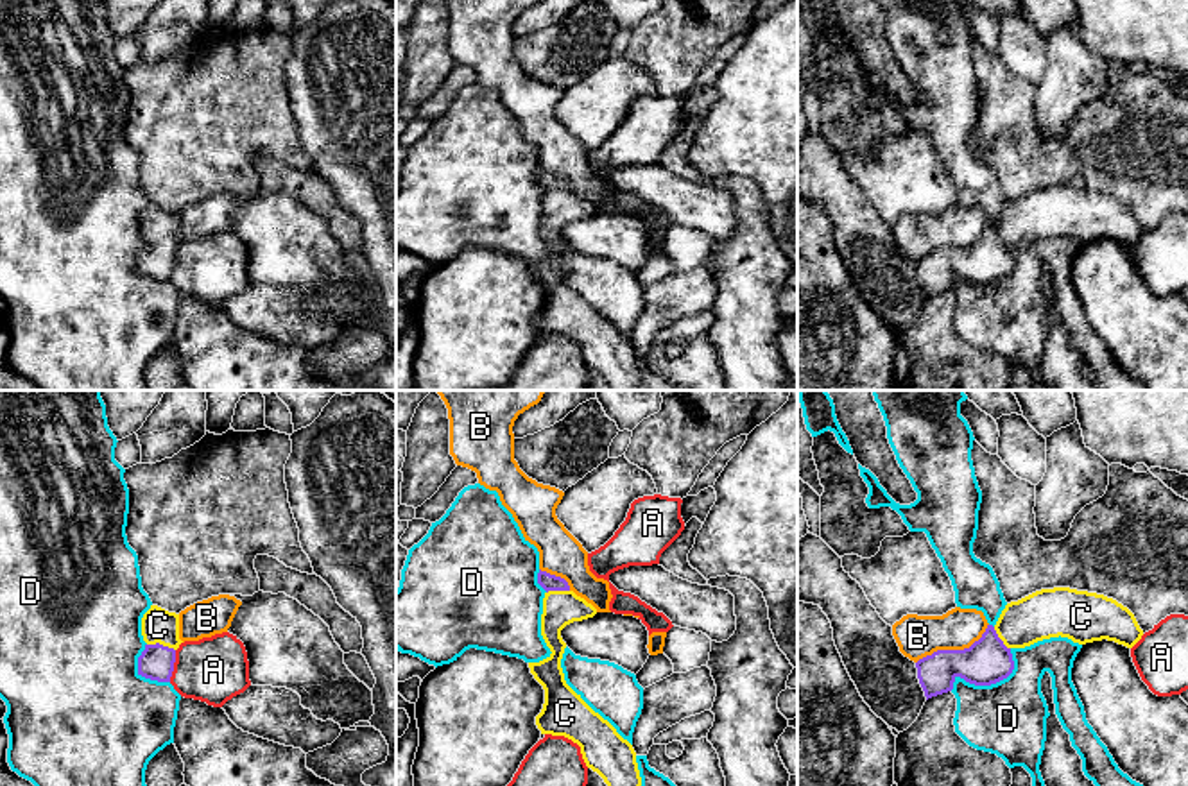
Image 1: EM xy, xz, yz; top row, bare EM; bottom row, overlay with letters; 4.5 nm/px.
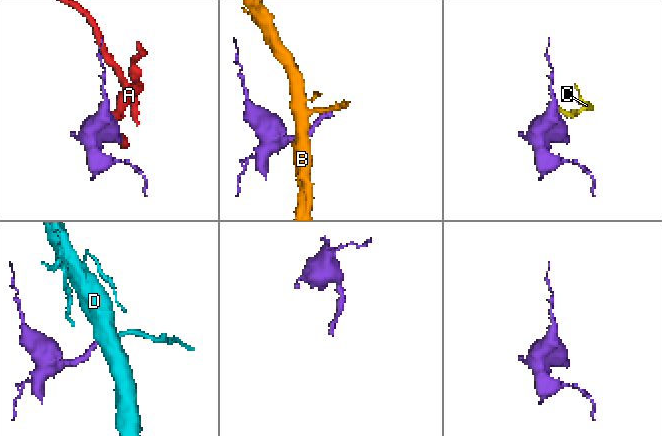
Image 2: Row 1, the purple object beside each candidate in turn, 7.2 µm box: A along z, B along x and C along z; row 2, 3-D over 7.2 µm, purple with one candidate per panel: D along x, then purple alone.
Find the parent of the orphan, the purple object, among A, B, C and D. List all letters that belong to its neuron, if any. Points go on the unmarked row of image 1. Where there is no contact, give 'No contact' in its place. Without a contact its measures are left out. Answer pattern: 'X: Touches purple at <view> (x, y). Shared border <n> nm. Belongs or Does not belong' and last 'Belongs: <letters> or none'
A: Touches purple at xy (172, 265). Shared border 150 nm. Does not belong
B: Touches purple at yz (954, 249). Shared border 380 nm. Does not belong
C: Touches purple at xy (162, 244). Shared border 130 nm. Belongs
D: Touches purple at yz (990, 283). Shared border 340 nm. Does not belong
Belongs: C

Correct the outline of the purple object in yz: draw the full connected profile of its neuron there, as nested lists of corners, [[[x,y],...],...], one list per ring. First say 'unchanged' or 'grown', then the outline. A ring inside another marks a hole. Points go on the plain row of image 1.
grown; [[[1070,186],[1041,188],[1007,202],[996,224],[987,224],[969,247],[937,249],[919,258],[917,278],[926,299],[951,290],[957,276],[991,285],[1012,272],[1012,247],[1059,235],[1079,243],[1107,238],[1132,247],[1143,229],[1113,197]]]

